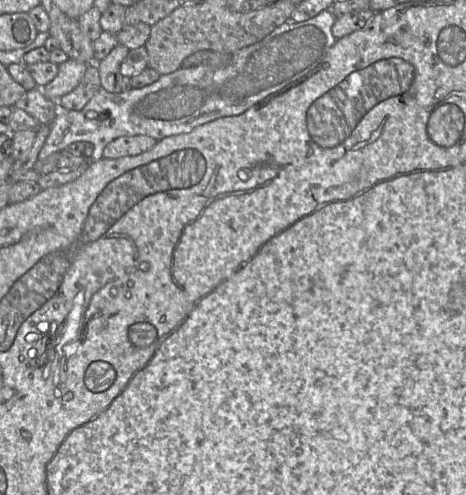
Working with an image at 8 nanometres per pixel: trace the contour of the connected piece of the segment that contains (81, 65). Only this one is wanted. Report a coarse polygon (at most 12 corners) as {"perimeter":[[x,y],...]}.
{"perimeter":[[68,58],[42,88],[58,101],[79,85],[87,66]]}

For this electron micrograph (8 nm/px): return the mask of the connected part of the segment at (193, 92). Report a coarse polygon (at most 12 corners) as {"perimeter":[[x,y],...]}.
{"perimeter":[[325,10],[222,68],[180,68],[58,110],[38,160],[242,114],[320,66]]}

